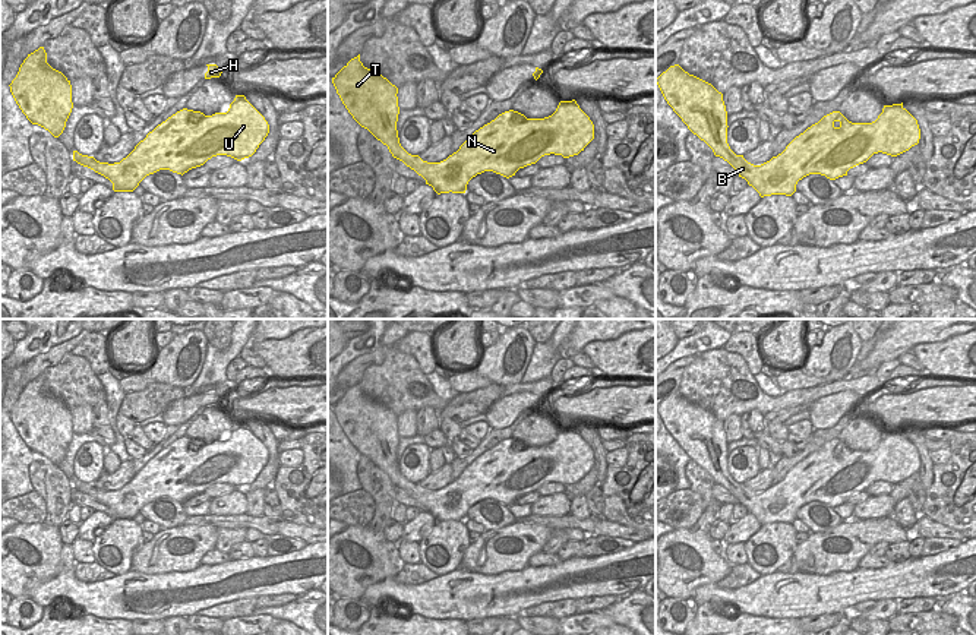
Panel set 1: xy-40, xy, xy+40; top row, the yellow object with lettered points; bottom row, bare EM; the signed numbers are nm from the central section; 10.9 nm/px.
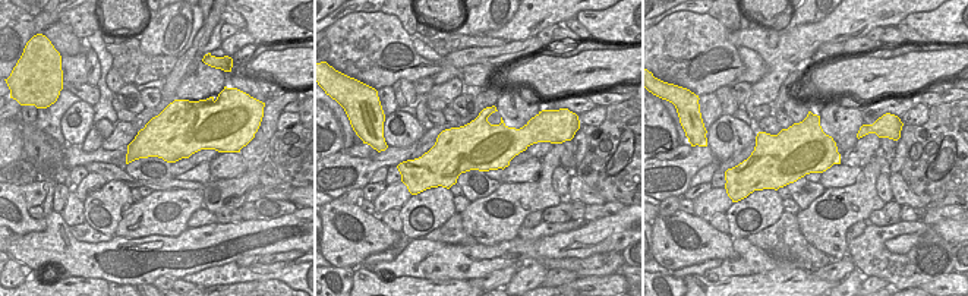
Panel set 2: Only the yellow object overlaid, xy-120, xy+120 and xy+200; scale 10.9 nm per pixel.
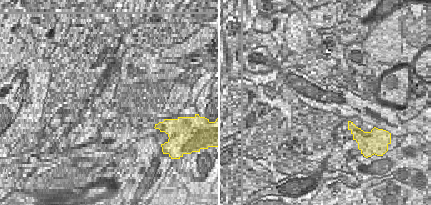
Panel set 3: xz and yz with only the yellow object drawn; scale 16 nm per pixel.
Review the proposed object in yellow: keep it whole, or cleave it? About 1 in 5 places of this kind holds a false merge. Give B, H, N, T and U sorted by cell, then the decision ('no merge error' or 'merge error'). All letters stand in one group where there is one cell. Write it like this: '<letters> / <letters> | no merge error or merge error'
B H N T U | no merge error

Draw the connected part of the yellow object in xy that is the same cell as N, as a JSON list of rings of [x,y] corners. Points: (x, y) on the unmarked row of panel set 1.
[[[360,382],[351,386],[334,405],[332,411],[342,432],[353,446],[367,456],[378,468],[388,474],[394,486],[402,489],[426,508],[426,512],[440,521],[465,521],[468,509],[484,499],[493,499],[506,506],[519,496],[536,492],[544,483],[578,483],[594,467],[594,452],[575,427],[560,429],[556,439],[544,446],[527,446],[509,437],[476,458],[457,480],[440,490],[423,489],[408,481],[399,471],[397,449],[399,442],[398,416],[380,401],[370,398],[360,389]]]

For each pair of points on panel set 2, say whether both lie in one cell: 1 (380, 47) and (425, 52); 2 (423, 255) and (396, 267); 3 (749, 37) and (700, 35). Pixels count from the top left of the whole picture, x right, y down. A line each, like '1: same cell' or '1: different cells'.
1: different cells
2: same cell
3: different cells

